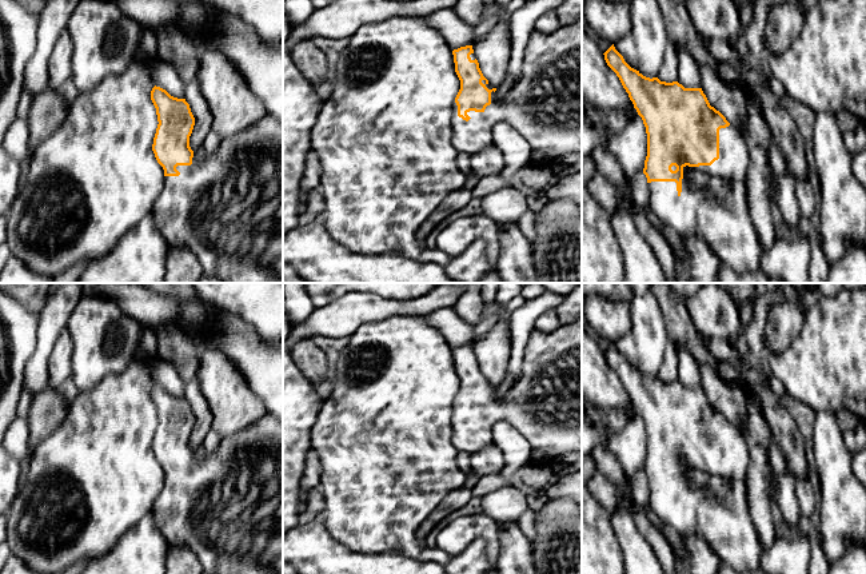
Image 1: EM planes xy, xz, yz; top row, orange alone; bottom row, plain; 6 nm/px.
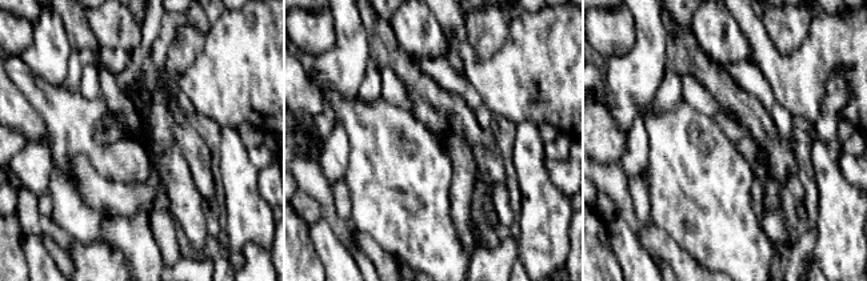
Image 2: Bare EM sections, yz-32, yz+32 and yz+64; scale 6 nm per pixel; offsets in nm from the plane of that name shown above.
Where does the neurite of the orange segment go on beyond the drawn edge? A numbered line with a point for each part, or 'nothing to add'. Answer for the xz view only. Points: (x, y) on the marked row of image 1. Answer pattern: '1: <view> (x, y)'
1: xz (545, 107)

